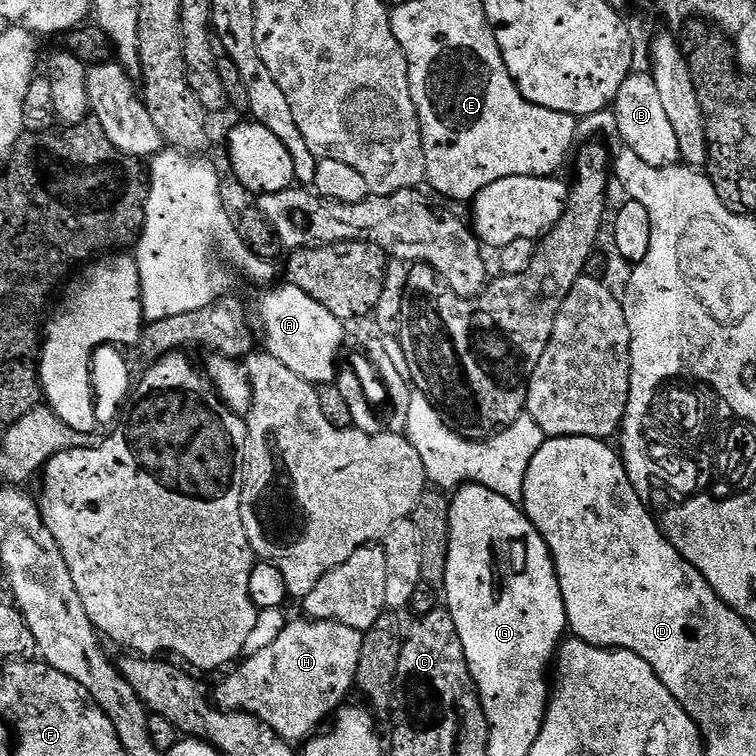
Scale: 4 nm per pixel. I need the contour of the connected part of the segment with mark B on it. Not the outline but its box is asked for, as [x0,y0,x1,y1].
[614,70,681,168]

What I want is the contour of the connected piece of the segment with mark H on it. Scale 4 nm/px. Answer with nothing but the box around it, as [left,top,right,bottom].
[214,619,364,742]

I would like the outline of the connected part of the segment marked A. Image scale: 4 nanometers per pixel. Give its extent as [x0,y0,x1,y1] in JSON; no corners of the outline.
[256,282,345,385]

